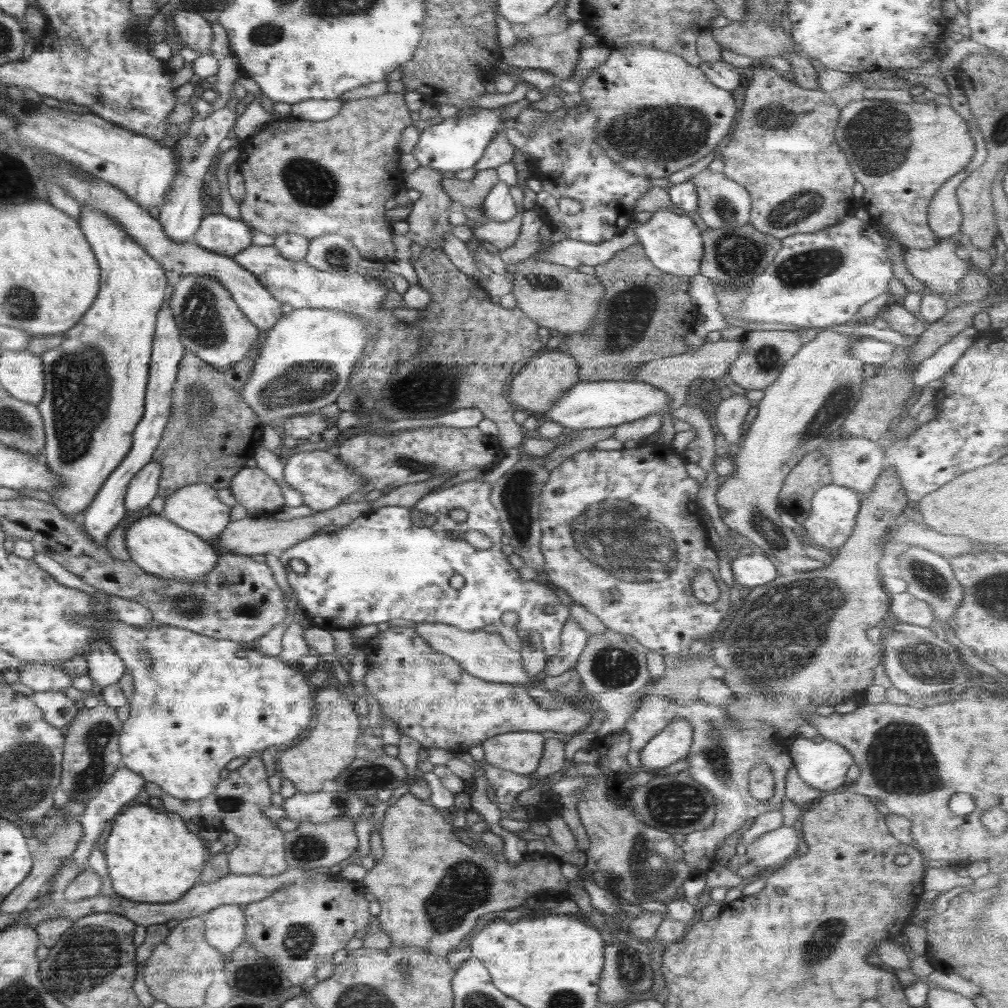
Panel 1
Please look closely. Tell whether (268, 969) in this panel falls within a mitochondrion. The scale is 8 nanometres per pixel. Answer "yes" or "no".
yes

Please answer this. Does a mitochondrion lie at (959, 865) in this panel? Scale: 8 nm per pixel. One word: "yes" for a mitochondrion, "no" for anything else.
no

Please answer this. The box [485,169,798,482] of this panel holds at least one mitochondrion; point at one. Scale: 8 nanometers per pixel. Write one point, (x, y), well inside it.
(620, 335)

